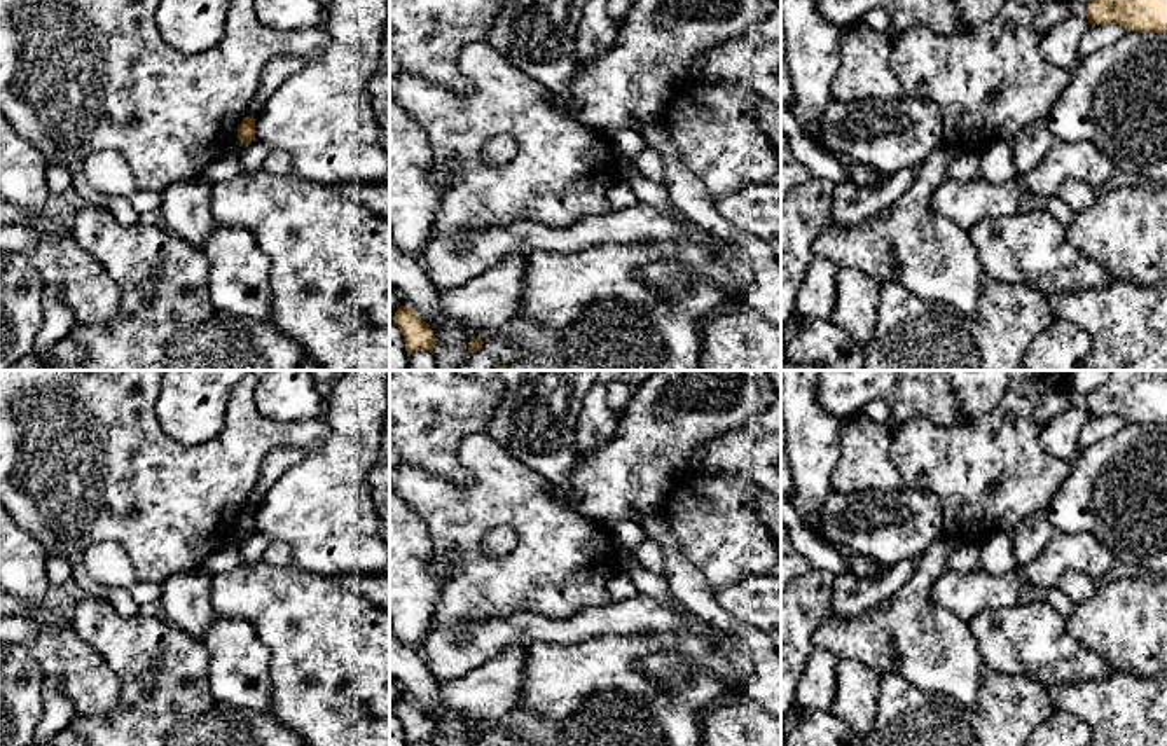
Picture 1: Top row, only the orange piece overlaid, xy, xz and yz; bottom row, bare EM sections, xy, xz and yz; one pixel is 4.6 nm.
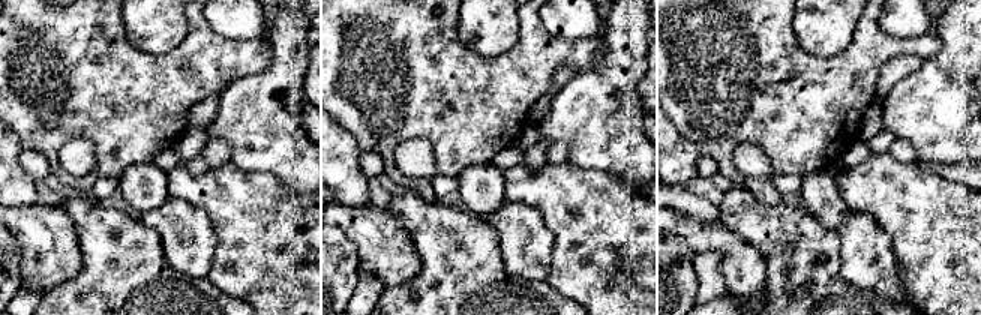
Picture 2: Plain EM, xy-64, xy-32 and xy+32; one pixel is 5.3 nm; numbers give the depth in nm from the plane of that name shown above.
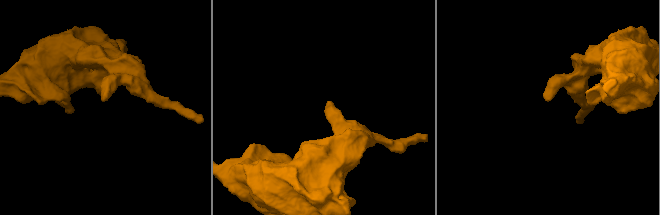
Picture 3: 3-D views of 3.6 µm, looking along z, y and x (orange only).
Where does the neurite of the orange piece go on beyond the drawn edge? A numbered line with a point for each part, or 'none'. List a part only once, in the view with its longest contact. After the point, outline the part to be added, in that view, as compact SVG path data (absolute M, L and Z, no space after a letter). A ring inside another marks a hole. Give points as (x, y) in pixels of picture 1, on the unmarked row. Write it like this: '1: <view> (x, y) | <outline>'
none

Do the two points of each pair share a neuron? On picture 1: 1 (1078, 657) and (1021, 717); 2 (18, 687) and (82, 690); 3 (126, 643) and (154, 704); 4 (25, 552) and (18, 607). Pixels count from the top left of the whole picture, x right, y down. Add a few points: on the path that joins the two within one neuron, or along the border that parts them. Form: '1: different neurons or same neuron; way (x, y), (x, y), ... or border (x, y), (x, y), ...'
1: different neurons; border (1008, 673), (1028, 676), (1049, 692)
2: different neurons; border (18, 643), (35, 661), (44, 676)
3: same neuron; way (142, 659), (145, 670), (159, 683), (159, 689)
4: different neurons; border (18, 598), (34, 608), (46, 607)

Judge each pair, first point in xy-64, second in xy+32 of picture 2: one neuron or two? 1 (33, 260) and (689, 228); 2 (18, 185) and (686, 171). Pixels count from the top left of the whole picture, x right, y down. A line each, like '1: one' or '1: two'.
1: one
2: one

